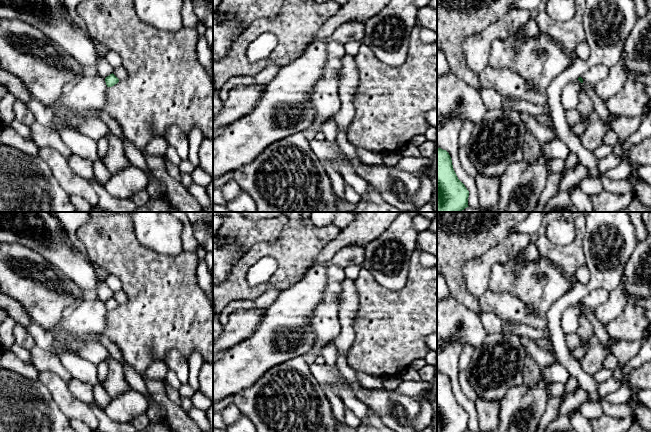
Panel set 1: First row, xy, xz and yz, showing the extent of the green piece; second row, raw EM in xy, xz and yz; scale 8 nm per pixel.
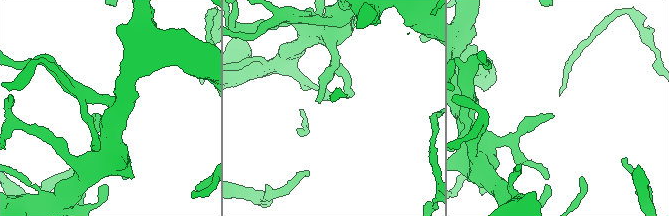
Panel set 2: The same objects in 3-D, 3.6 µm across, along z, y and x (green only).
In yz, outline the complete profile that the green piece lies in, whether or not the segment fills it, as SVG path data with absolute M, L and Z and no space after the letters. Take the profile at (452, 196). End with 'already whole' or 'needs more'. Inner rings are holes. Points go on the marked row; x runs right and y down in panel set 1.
M437 148L437 212L461 212L468 206L469 191L458 179L446 150Z; already whole

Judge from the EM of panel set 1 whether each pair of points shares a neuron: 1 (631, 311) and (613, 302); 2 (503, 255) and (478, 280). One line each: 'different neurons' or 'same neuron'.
1: different neurons
2: same neuron

